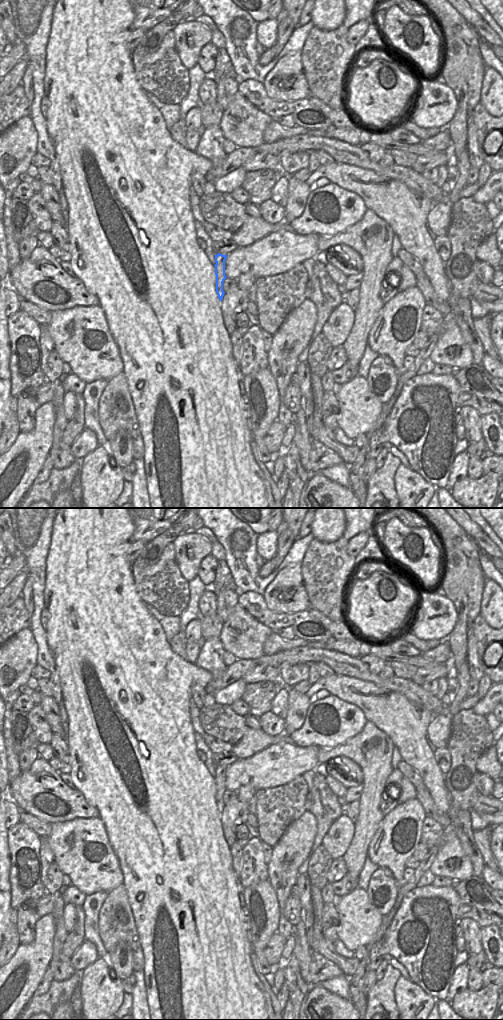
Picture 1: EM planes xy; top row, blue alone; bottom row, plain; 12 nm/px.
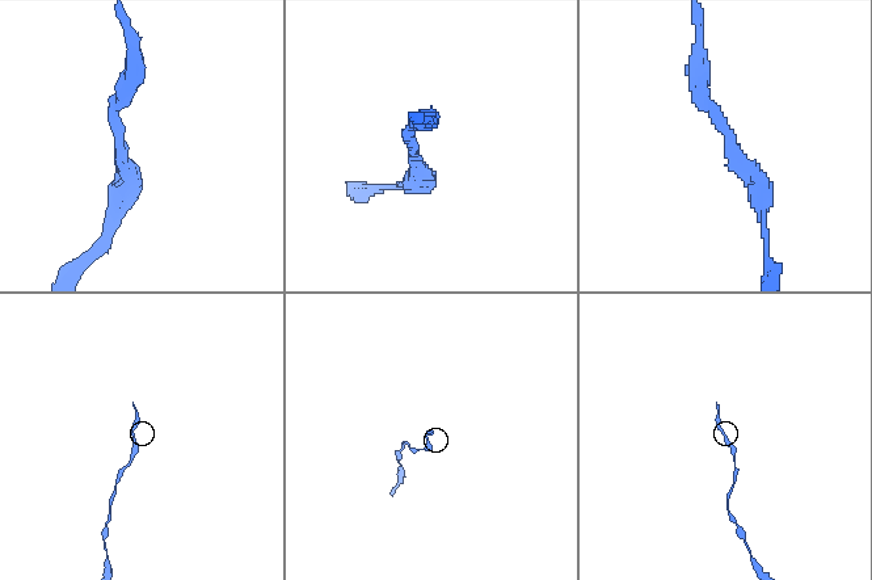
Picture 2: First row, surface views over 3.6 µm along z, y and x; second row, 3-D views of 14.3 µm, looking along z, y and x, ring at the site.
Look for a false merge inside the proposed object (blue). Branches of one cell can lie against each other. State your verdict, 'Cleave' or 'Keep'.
Keep

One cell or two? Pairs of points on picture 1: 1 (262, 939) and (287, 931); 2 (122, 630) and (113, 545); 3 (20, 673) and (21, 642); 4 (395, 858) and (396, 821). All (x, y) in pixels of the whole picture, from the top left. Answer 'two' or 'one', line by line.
1: two
2: one
3: one
4: one

